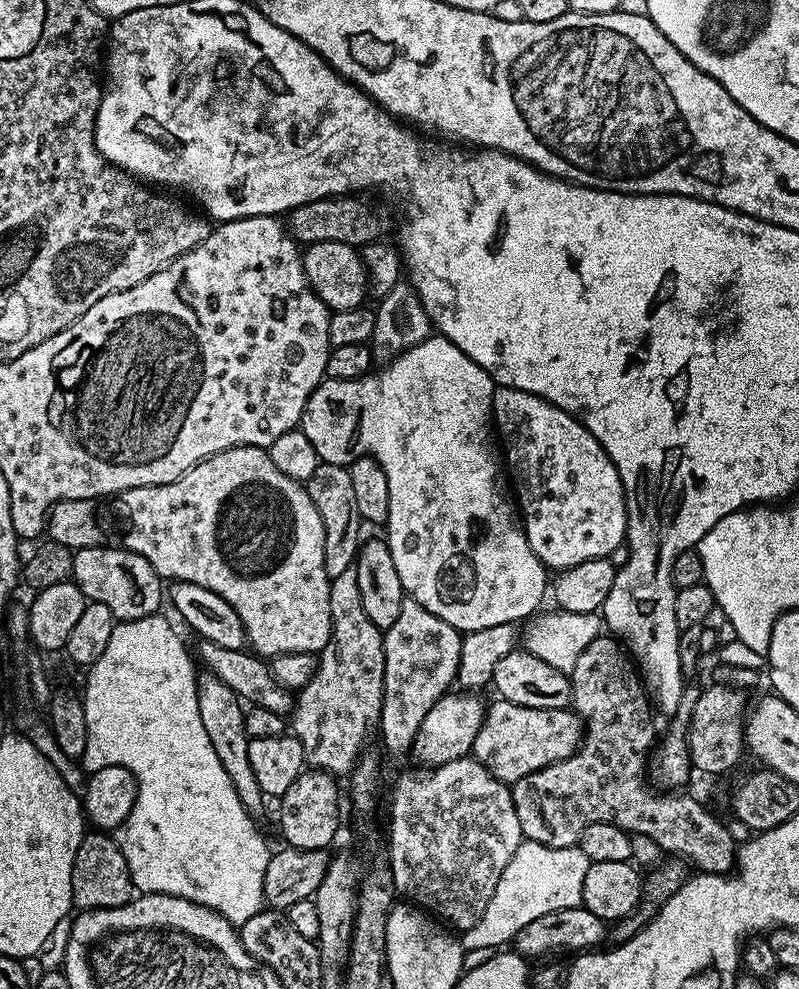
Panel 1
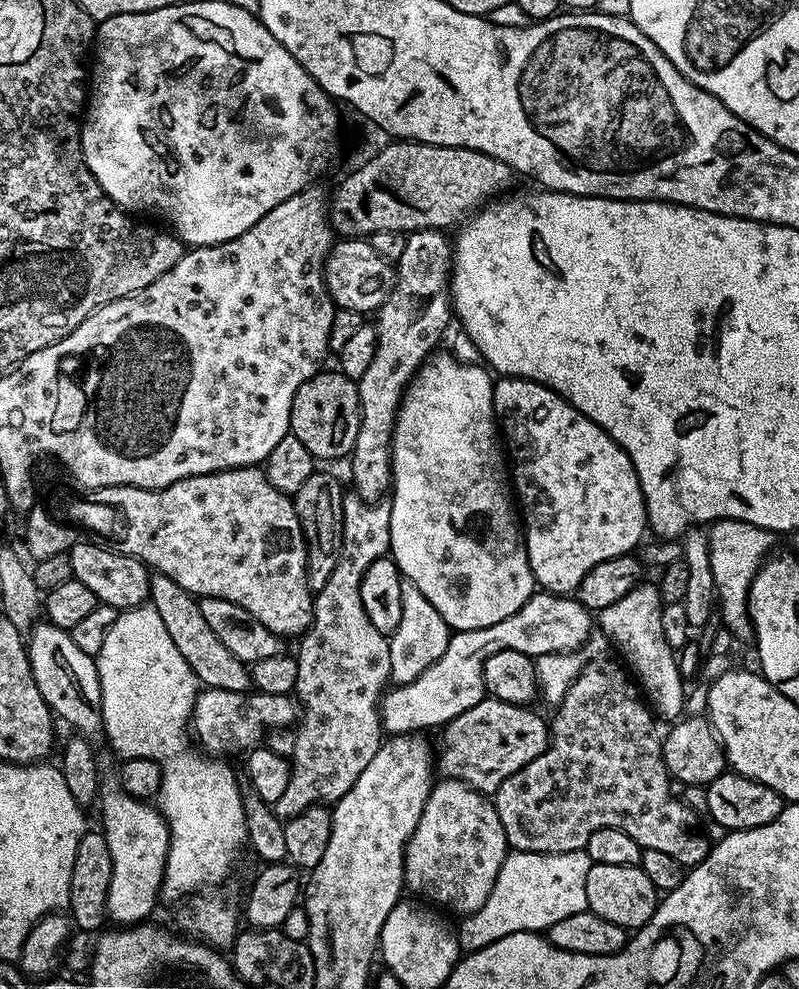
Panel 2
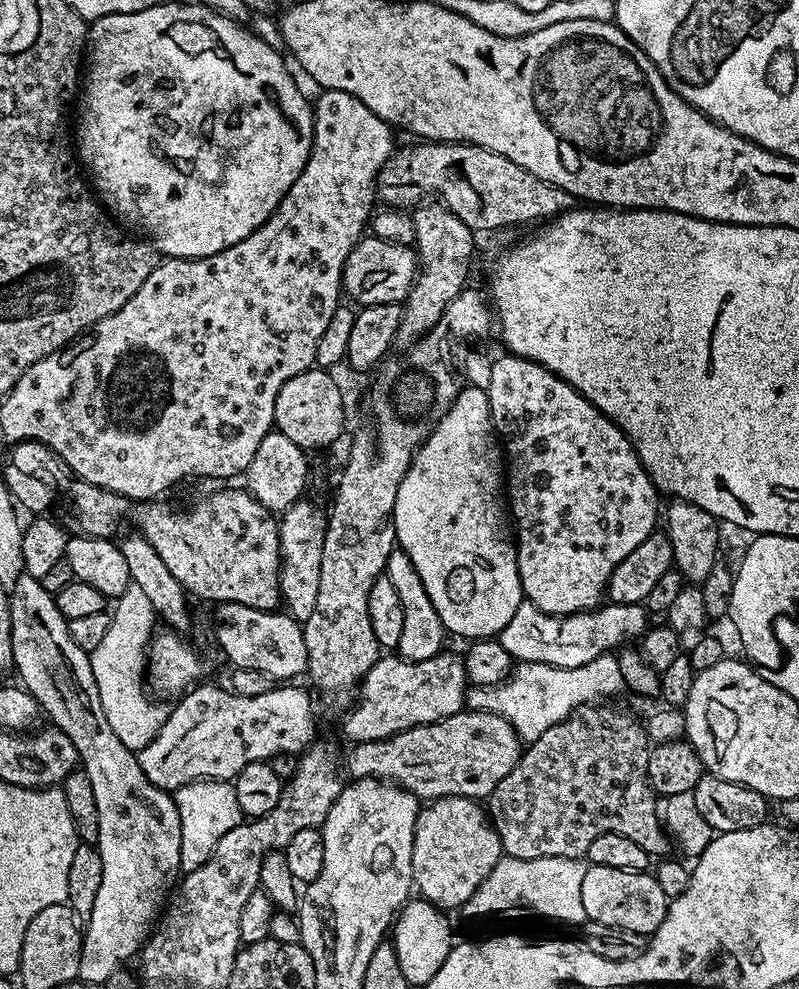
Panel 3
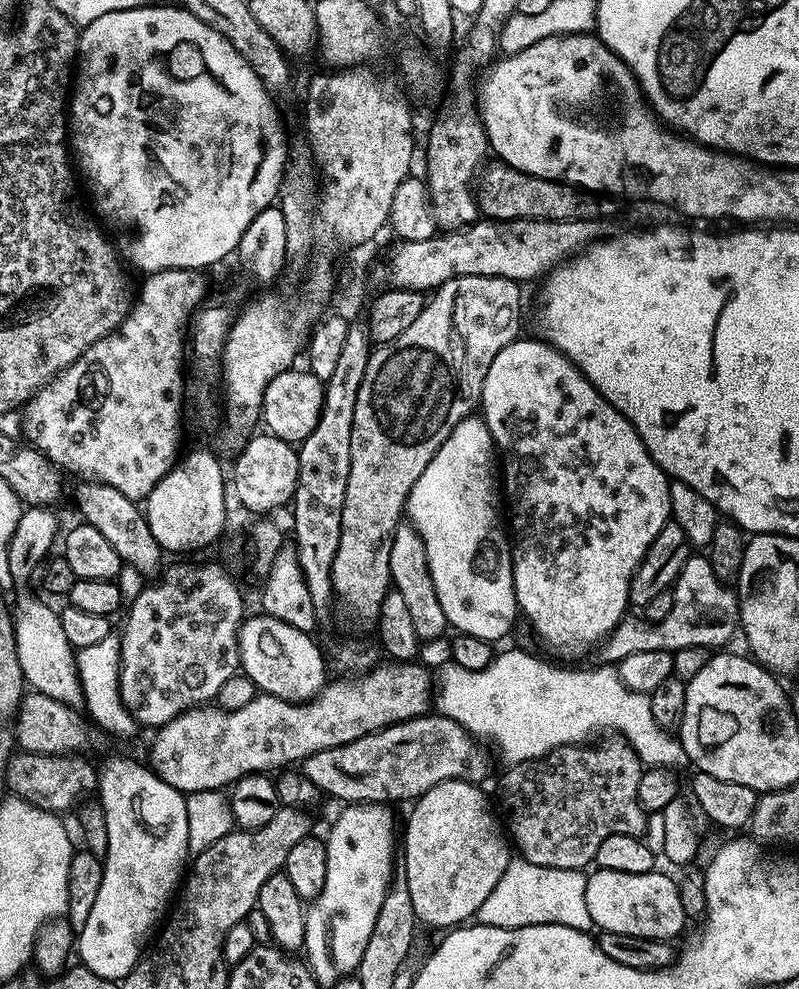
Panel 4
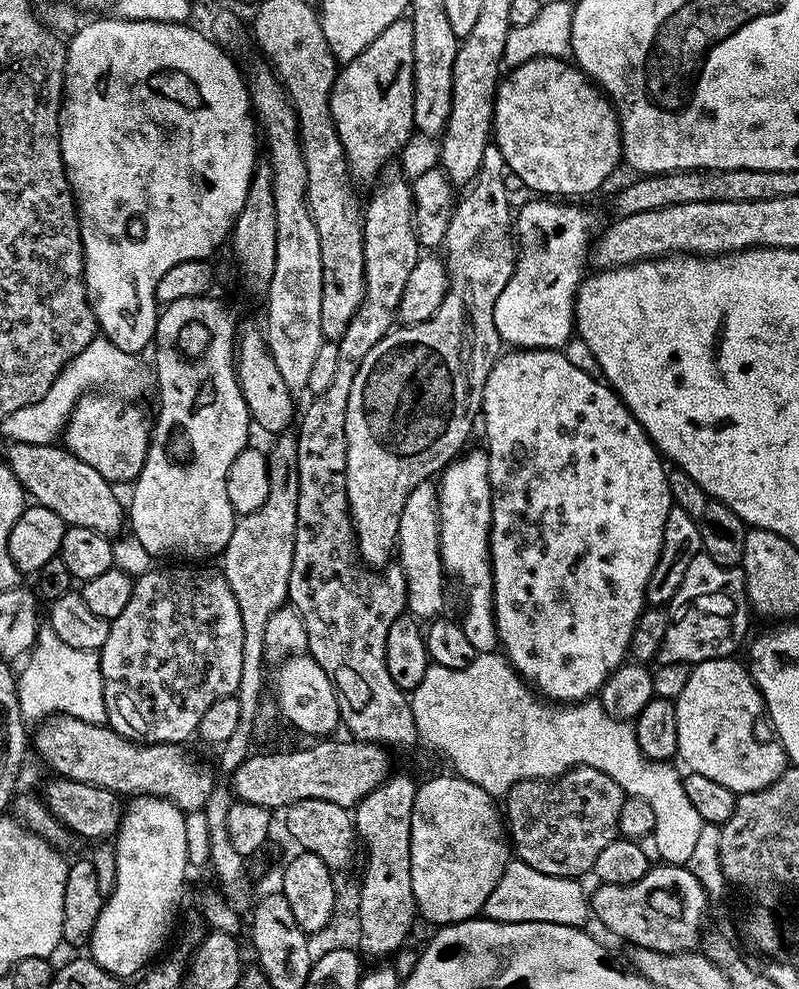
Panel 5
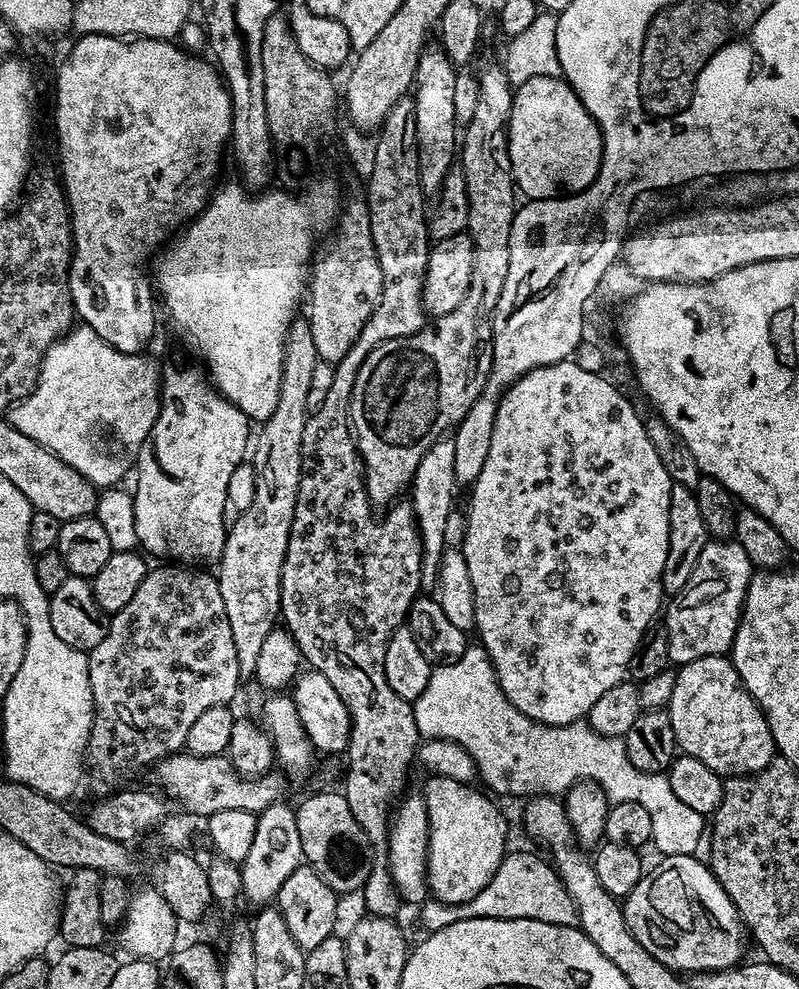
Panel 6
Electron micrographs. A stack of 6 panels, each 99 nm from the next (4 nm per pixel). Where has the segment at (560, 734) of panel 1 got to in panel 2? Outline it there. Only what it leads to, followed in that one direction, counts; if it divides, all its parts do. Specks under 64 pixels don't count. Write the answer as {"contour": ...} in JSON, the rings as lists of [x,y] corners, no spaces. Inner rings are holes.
{"contour":[[[485,698],[458,718],[443,725],[444,745],[438,748],[438,772],[449,780],[461,780],[475,792],[494,794],[510,774],[534,762],[548,749],[550,724],[528,706]]]}

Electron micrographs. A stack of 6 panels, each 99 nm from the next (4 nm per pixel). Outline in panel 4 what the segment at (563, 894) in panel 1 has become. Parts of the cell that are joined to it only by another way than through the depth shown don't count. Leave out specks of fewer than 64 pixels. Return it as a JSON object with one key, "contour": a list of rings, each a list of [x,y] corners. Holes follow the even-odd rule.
{"contour":[[[512,858],[501,880],[474,916],[481,924],[499,928],[561,924],[579,932],[588,932],[593,922],[590,910],[586,910],[587,881],[587,875],[580,870],[534,870],[529,860]]]}

